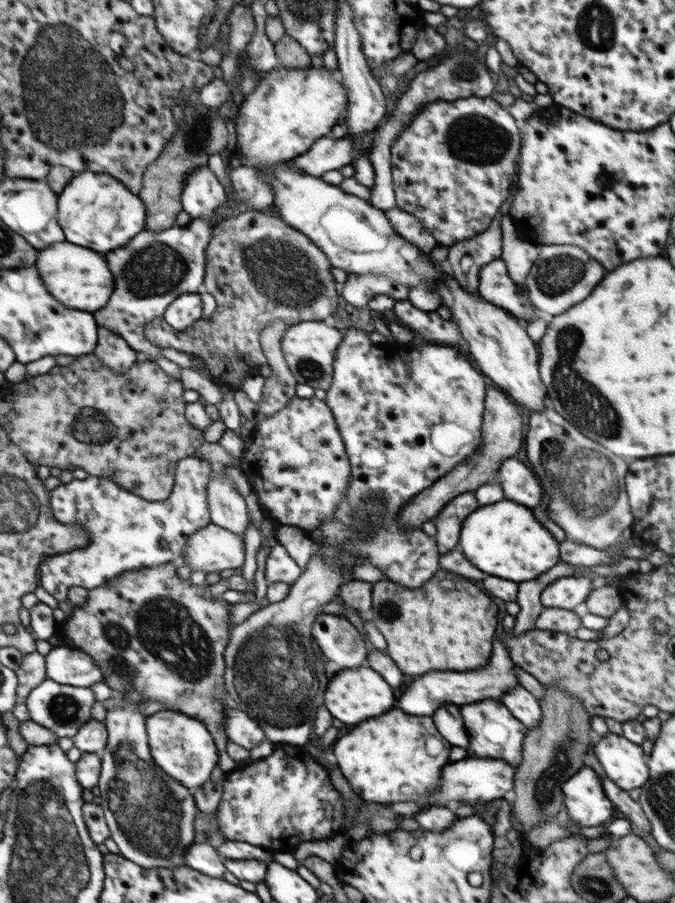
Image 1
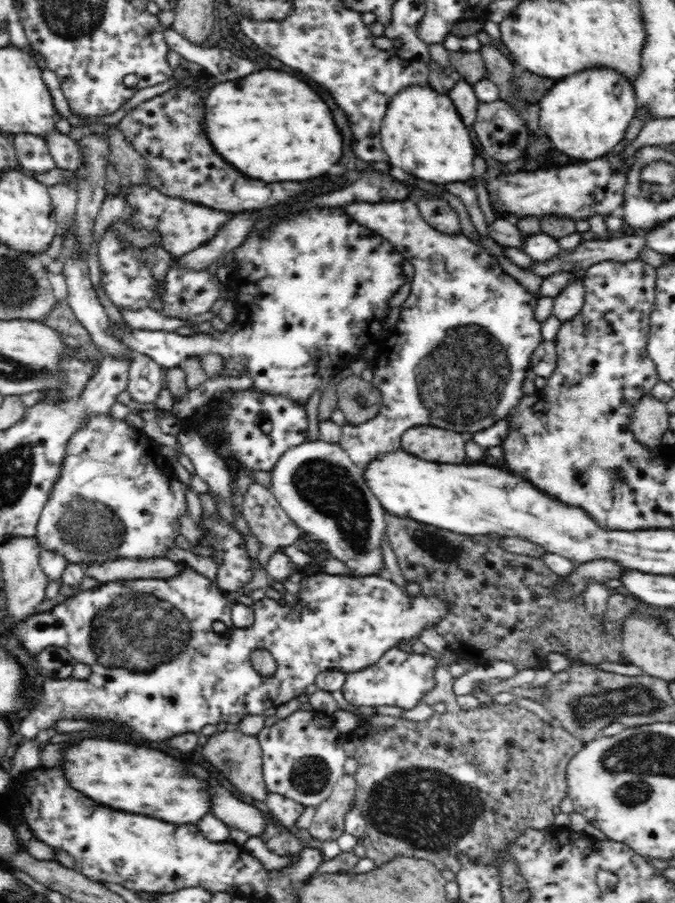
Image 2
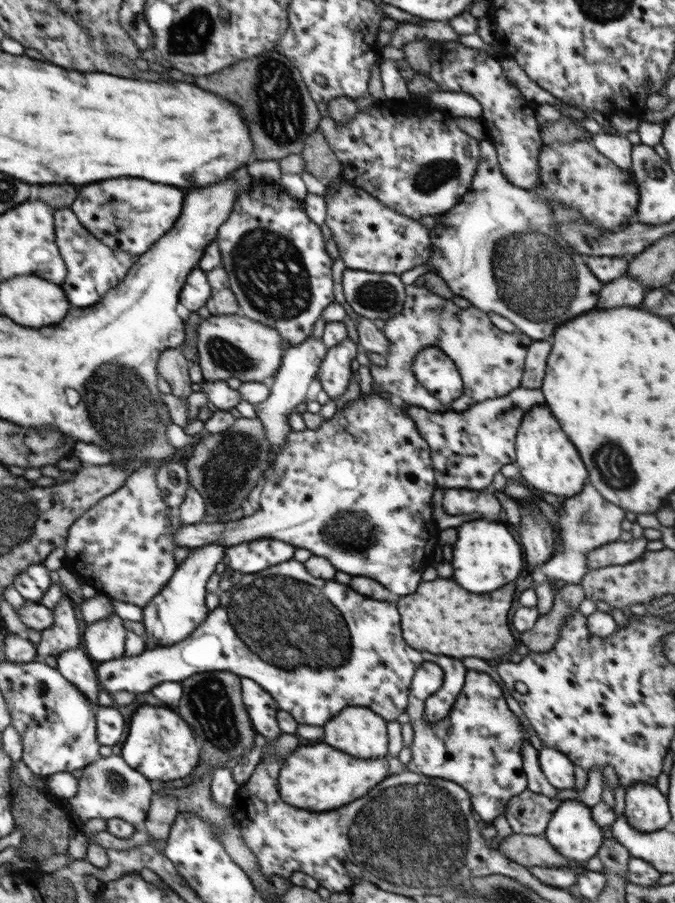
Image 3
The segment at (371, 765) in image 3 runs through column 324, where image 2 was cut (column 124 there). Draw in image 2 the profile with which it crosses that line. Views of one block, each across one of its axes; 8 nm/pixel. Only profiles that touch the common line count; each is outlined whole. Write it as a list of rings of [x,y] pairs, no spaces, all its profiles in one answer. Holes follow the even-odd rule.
[[[80,740],[76,744],[64,744],[62,752],[62,768],[66,774],[66,780],[72,788],[78,792],[86,794],[88,798],[124,810],[124,812],[134,812],[134,814],[146,814],[152,818],[160,818],[172,824],[196,824],[202,816],[210,812],[210,800],[208,792],[204,790],[204,784],[190,776],[188,772],[182,770],[180,762],[176,764],[174,758],[156,752],[152,748],[144,746],[130,746],[130,744],[120,744],[112,740]]]

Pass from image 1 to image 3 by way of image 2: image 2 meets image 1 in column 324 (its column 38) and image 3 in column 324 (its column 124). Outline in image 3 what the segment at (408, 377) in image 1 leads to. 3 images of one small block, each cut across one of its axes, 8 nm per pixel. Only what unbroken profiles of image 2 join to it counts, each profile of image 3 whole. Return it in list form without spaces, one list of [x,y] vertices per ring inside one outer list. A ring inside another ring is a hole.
[[[361,392],[359,398],[354,399],[355,401],[350,407],[344,407],[342,411],[335,411],[333,416],[326,419],[318,429],[306,429],[300,432],[289,431],[283,449],[274,455],[272,467],[269,468],[270,471],[266,473],[264,483],[260,486],[262,489],[260,493],[260,510],[249,510],[242,518],[227,521],[226,523],[204,523],[201,521],[193,525],[184,524],[175,532],[175,544],[195,549],[203,547],[205,544],[220,543],[228,548],[251,540],[273,538],[291,544],[296,548],[305,548],[310,550],[313,555],[328,559],[334,564],[334,568],[340,568],[340,572],[348,572],[348,576],[367,576],[372,580],[377,580],[382,586],[385,586],[390,592],[398,594],[398,596],[408,596],[408,594],[416,592],[418,584],[422,582],[422,572],[428,566],[426,562],[430,562],[430,556],[434,554],[434,550],[439,544],[436,540],[439,538],[440,529],[435,524],[432,516],[433,505],[431,500],[437,484],[430,447],[424,437],[420,436],[411,416],[408,416],[408,413],[405,412],[405,407],[398,409],[394,401],[390,403],[390,397],[381,393],[366,395]]]

